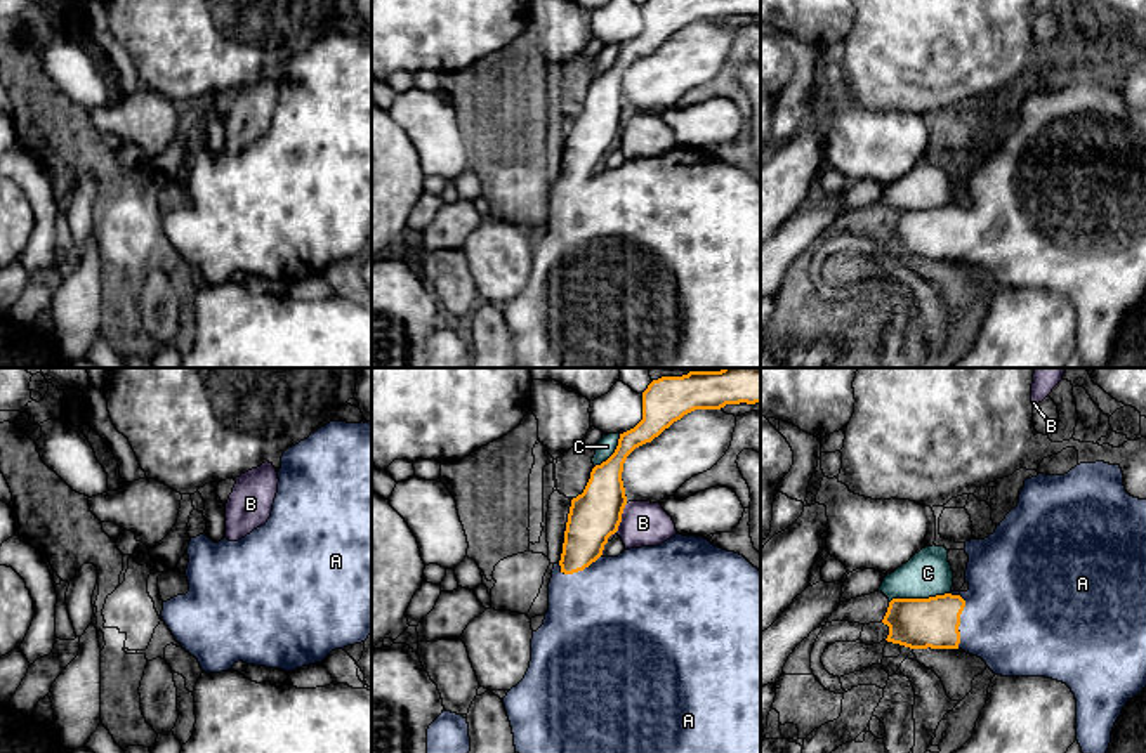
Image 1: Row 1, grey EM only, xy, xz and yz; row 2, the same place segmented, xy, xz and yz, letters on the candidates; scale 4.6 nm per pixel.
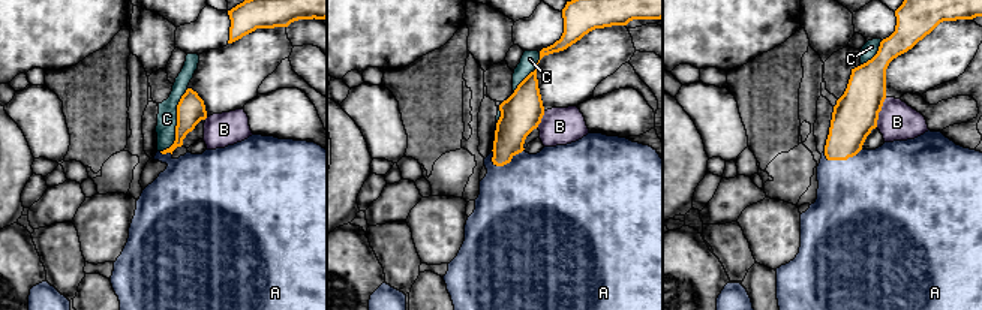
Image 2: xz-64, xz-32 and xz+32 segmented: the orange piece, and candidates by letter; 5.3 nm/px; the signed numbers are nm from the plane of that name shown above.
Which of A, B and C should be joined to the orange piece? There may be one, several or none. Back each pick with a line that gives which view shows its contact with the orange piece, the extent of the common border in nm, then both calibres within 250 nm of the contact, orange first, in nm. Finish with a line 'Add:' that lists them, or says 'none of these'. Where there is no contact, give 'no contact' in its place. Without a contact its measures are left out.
A: contact in yz; length 260 nm; calibres 240 and 460 nm
Add: A

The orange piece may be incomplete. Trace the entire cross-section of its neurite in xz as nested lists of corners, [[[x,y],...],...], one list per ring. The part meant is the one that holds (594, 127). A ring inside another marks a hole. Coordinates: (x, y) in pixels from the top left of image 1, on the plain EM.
[[[646,0],[642,31],[620,45],[615,64],[592,80],[583,104],[571,111],[561,172],[554,175],[549,194],[549,222],[531,250],[530,279],[504,309],[516,364],[521,368],[761,368],[761,182],[740,165],[722,161],[705,149],[682,146],[675,146],[658,158],[630,160],[618,168],[603,167],[608,149],[618,142],[627,116],[622,92],[627,68],[695,21],[721,21],[726,16],[740,14],[761,14],[761,0]]]

